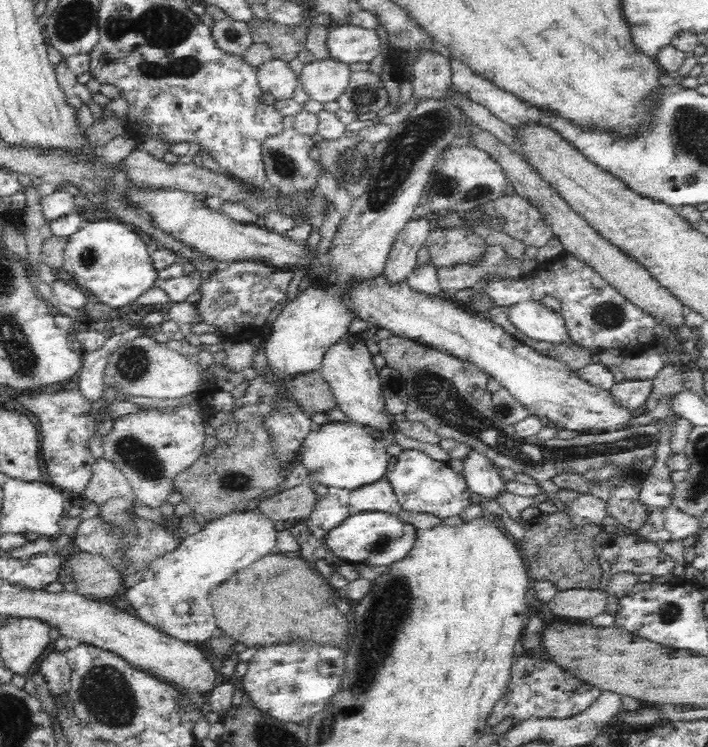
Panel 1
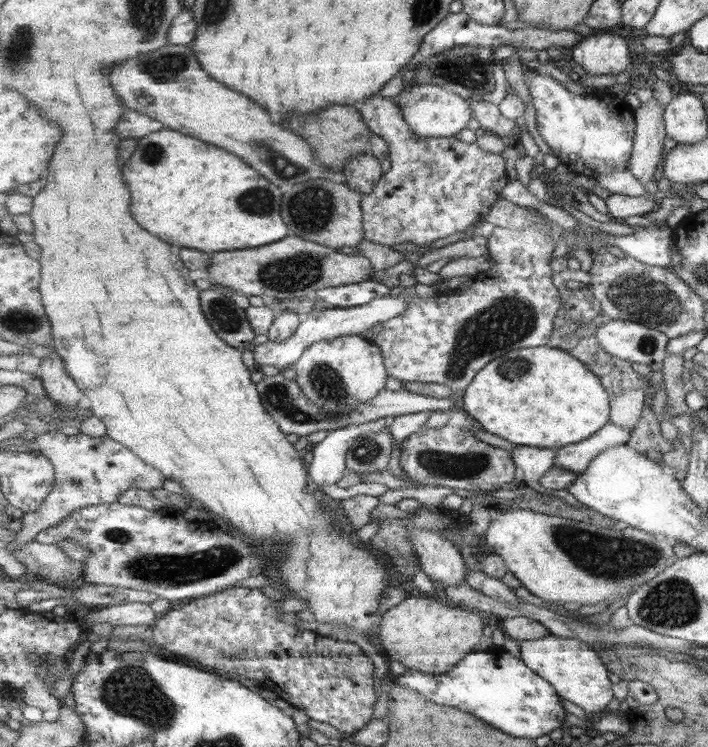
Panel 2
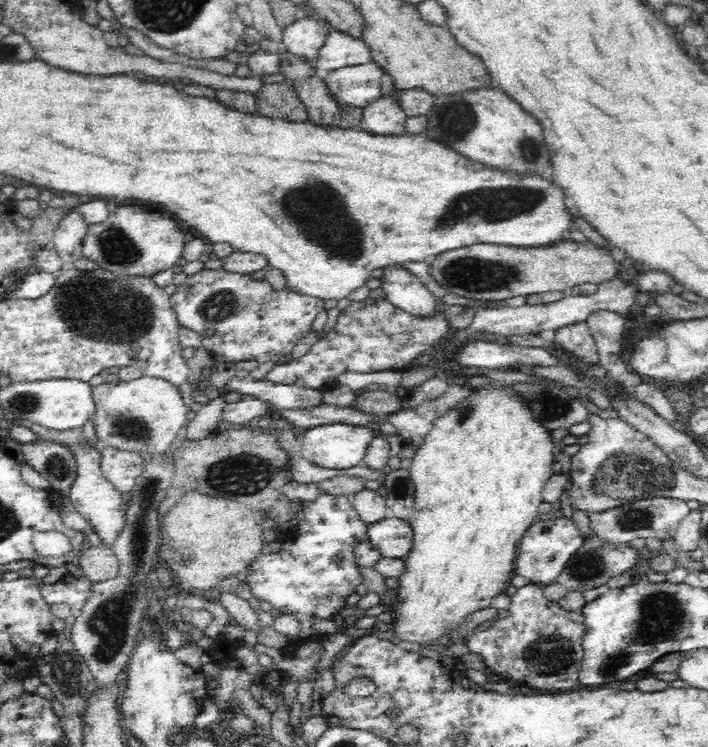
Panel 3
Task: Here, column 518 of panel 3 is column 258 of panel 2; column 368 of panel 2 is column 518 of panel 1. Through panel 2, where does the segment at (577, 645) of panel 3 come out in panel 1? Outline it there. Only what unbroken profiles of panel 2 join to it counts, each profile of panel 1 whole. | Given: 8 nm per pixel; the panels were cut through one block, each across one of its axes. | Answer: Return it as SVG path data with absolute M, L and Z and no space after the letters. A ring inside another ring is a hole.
M534 650L532 654L525 652L522 656L514 657L508 692L498 699L490 714L489 723L494 727L504 718L512 718L513 725L530 718L570 718L586 710L600 693L594 685L584 684L560 663L540 654L538 650Z

